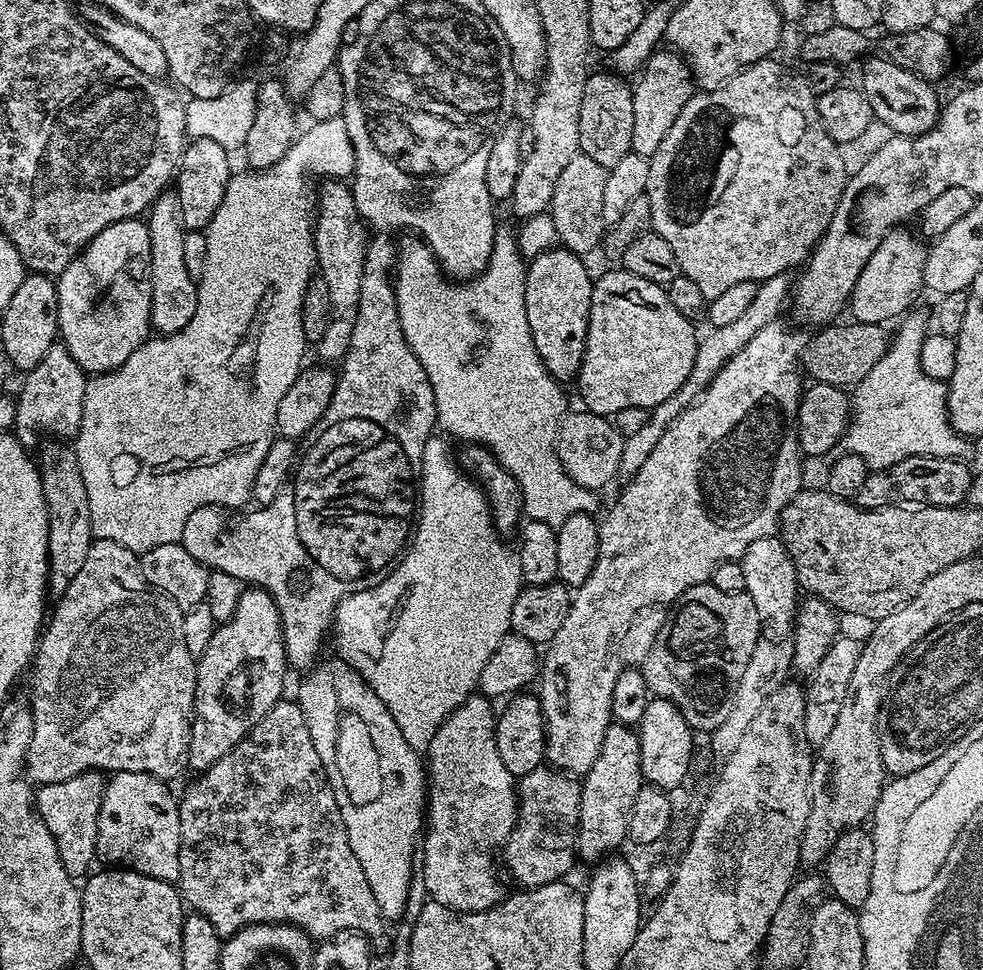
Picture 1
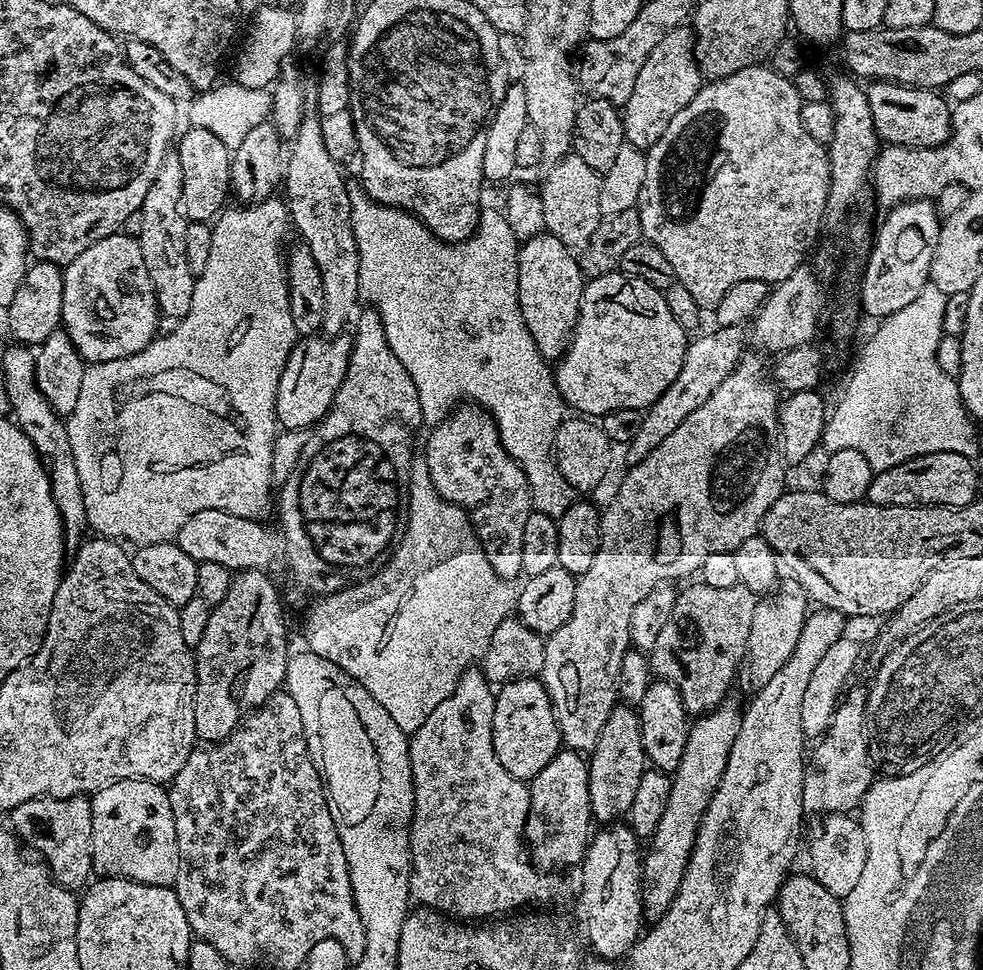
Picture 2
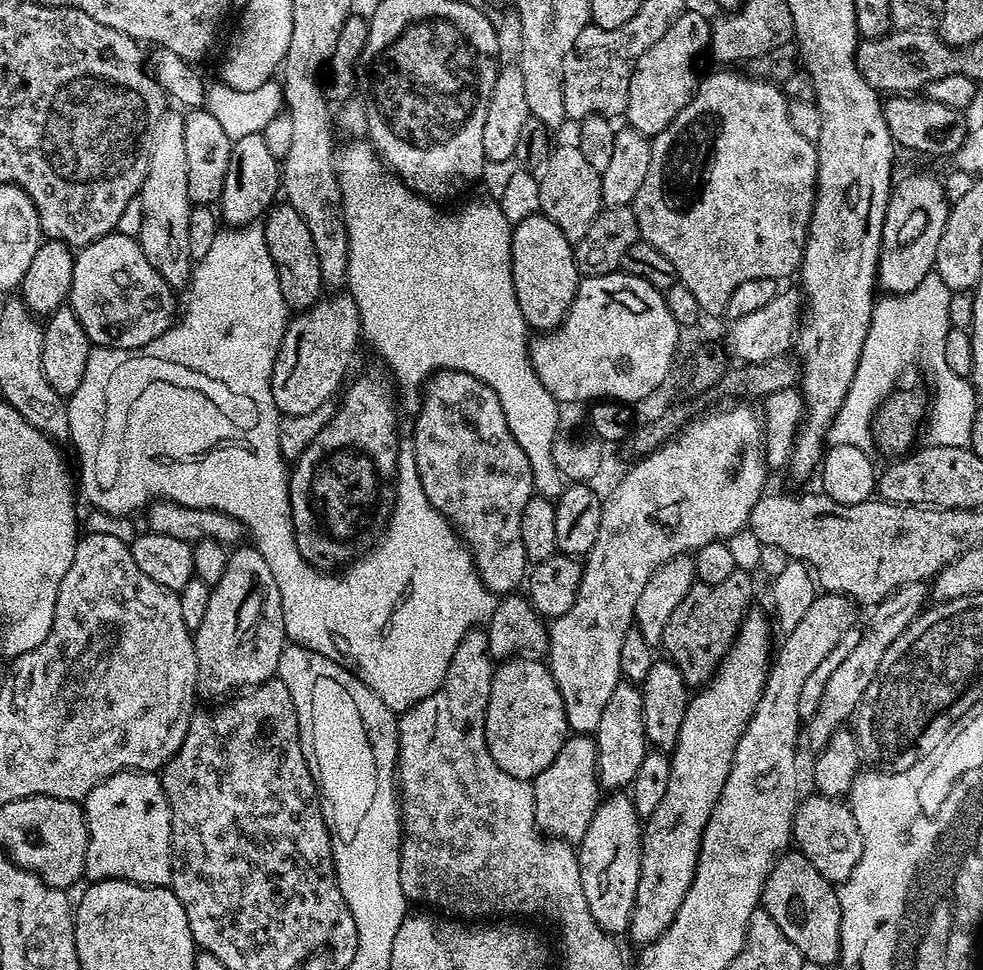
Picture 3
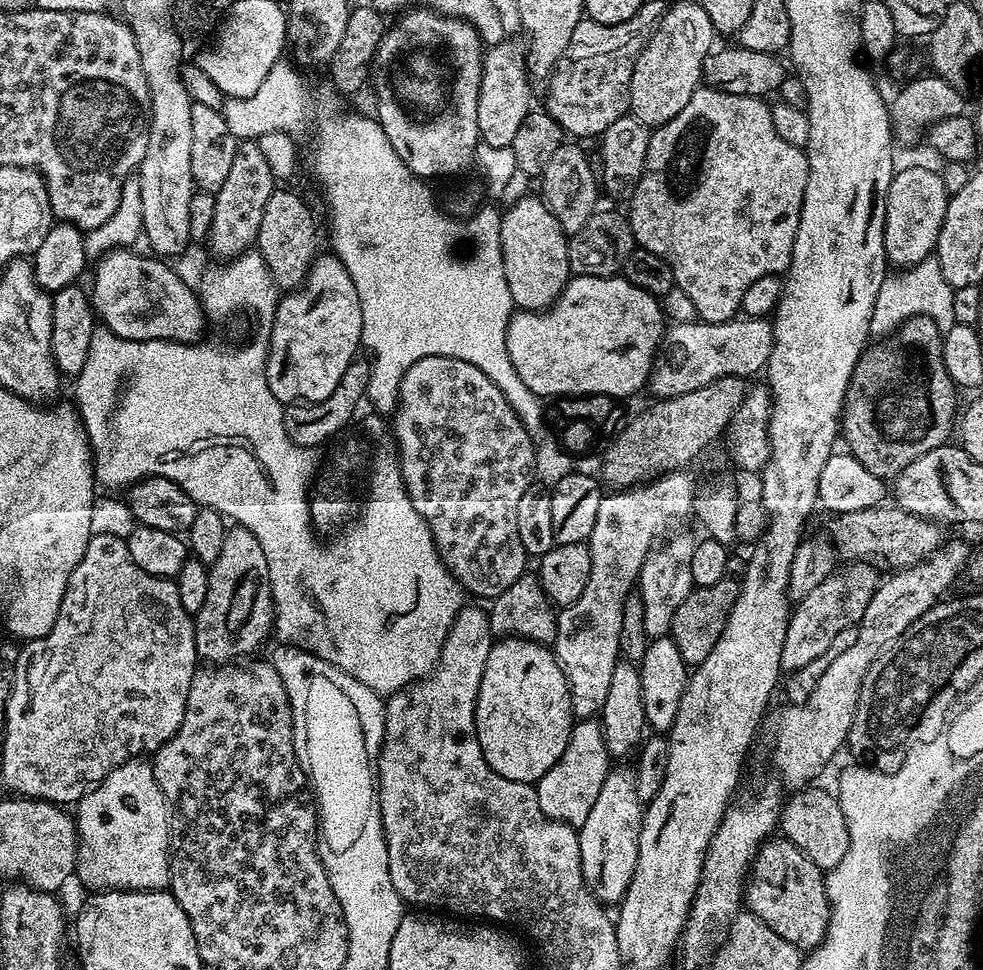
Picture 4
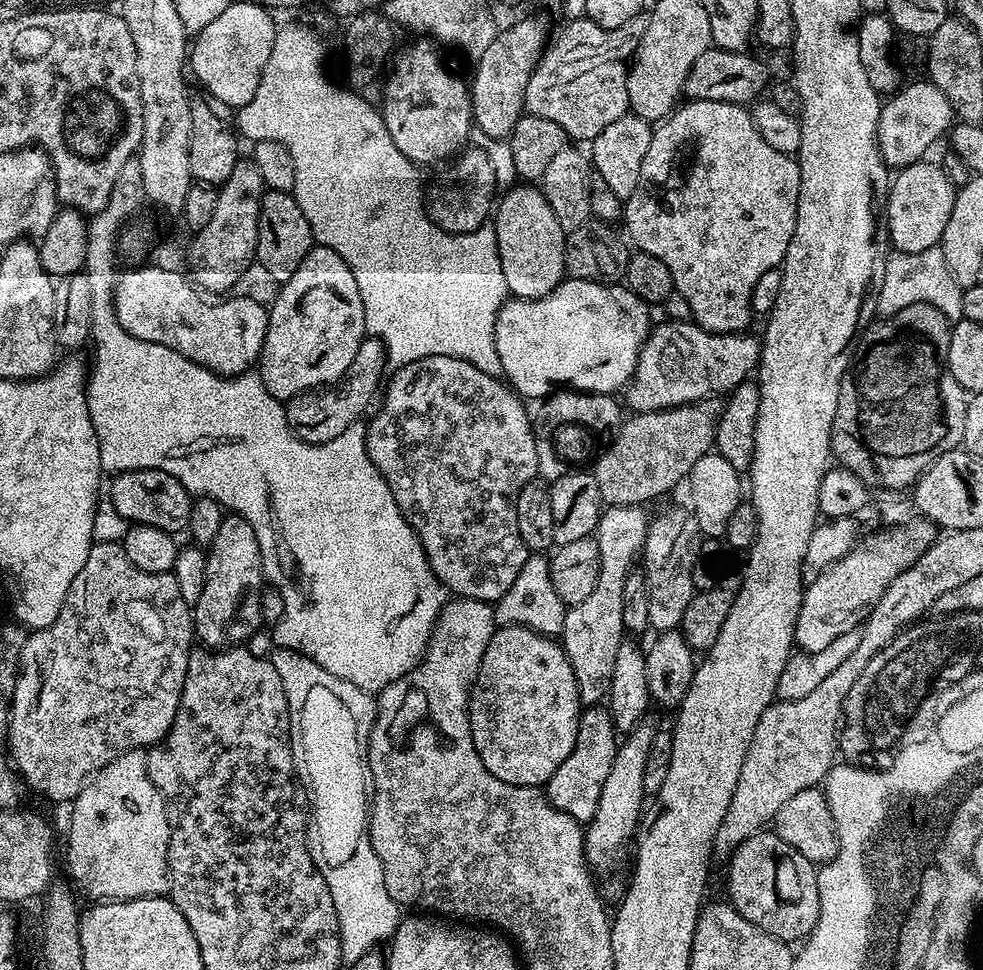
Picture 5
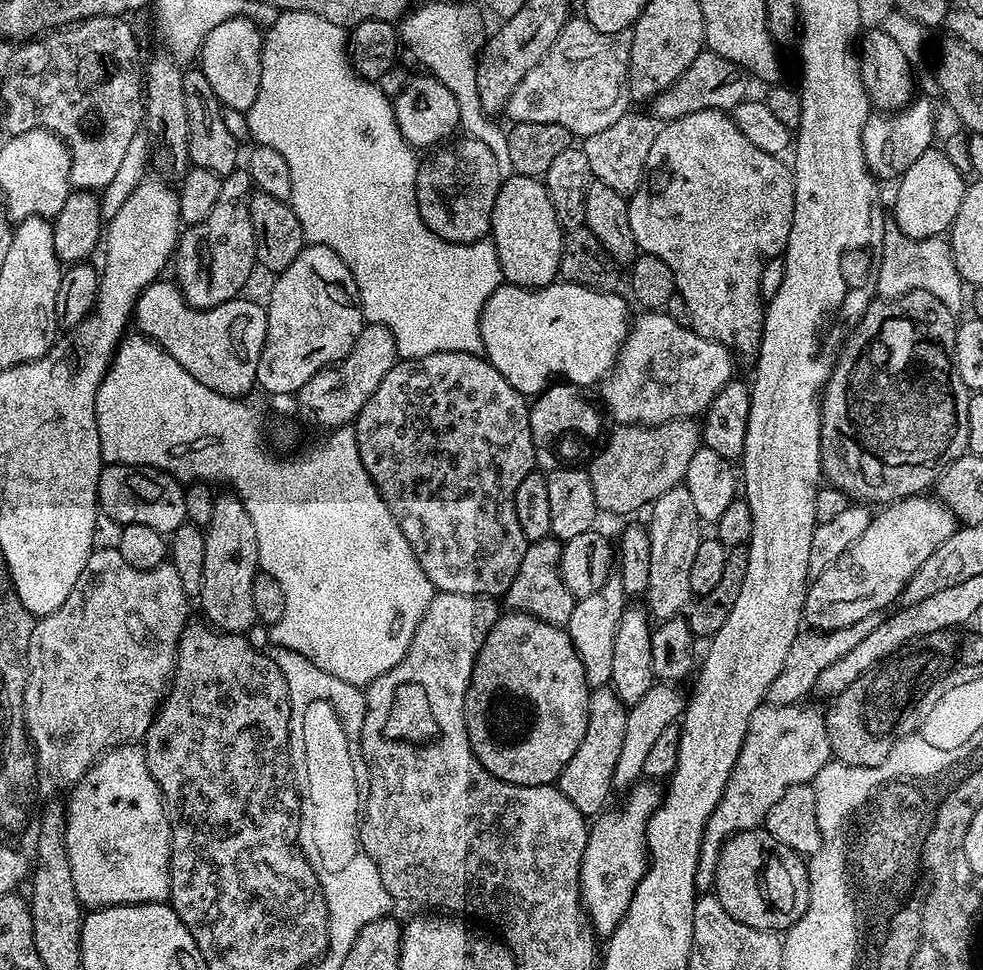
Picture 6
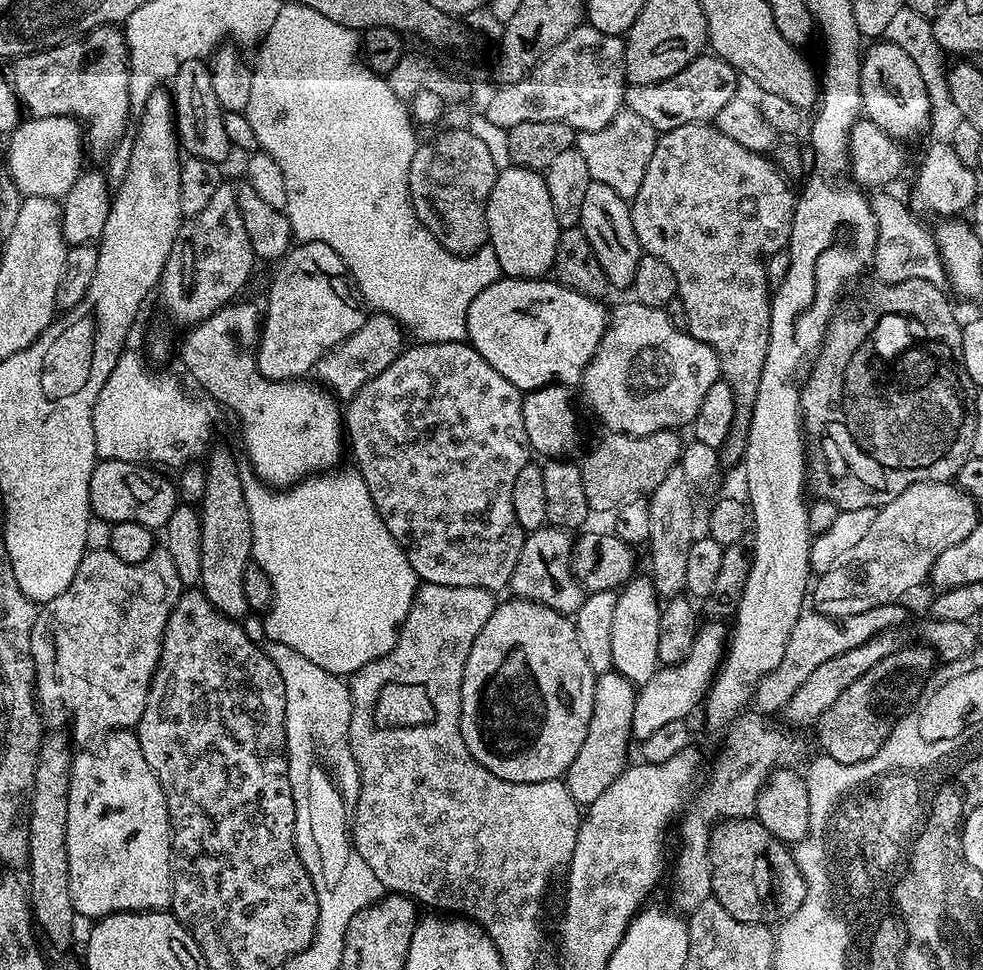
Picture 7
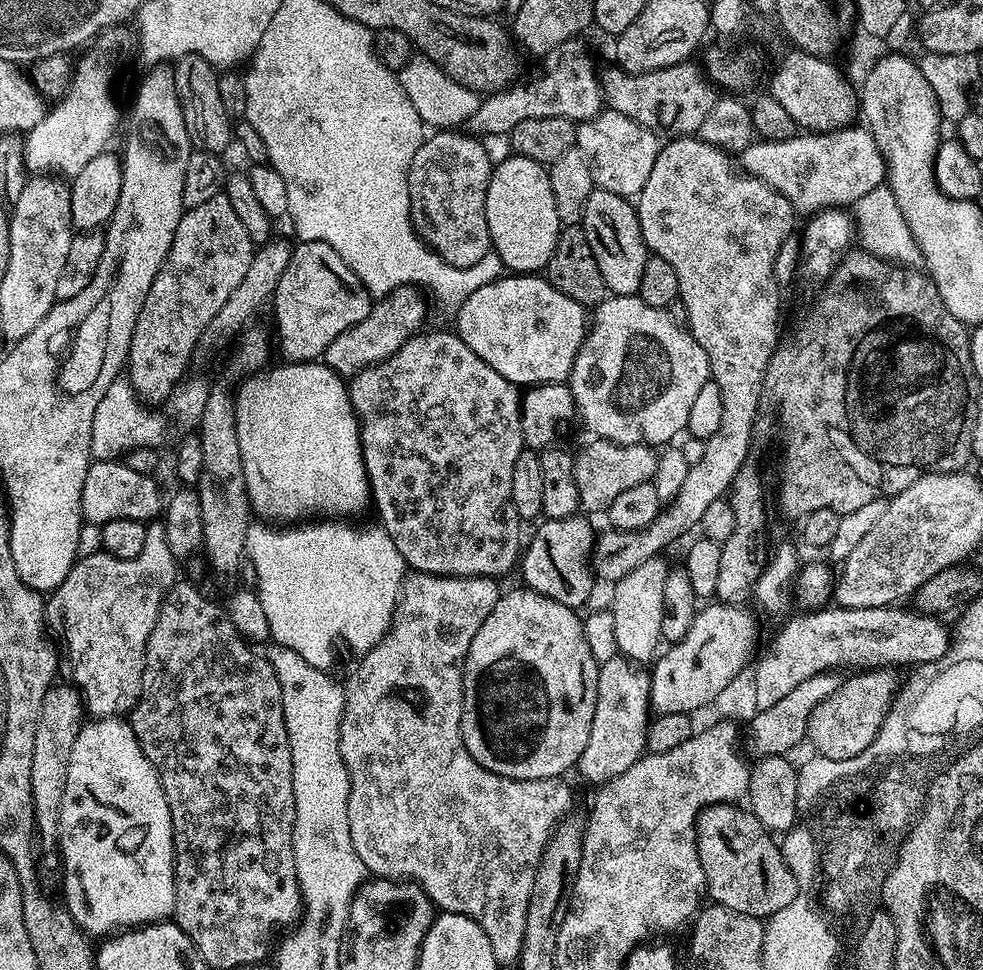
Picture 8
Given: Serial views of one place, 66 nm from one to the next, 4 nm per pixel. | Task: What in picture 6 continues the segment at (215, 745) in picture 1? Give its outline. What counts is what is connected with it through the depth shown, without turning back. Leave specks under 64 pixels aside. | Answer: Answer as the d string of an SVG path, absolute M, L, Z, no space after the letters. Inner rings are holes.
M235 494L217 495L214 502L214 512L210 514L210 522L203 529L204 541L206 542L206 562L202 562L202 586L200 587L200 594L198 603L200 608L204 611L203 619L207 621L211 627L215 628L217 632L234 632L237 634L247 633L248 629L253 624L257 623L258 616L256 616L256 572L258 576L258 569L260 568L260 559L258 558L258 534L254 534L254 522L250 522L250 514L242 506L242 502Z

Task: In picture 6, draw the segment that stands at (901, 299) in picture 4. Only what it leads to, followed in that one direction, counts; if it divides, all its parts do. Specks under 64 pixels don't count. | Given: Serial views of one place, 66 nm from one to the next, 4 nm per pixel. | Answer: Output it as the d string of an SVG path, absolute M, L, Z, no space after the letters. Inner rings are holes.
M888 226L884 229L882 258L876 279L876 291L884 300L897 300L899 296L914 290L926 290L934 294L954 314L966 304L965 281L961 280L952 257L952 245L944 236L931 236L925 240L915 240L902 234L899 228Z

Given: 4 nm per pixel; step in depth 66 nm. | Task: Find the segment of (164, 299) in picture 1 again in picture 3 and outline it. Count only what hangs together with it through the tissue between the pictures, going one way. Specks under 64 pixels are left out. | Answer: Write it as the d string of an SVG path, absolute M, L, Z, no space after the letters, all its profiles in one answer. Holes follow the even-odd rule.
M169 111L160 125L156 127L156 135L150 150L150 166L140 187L138 208L140 204L140 232L138 239L140 249L146 254L150 266L162 274L162 278L174 290L180 290L191 281L194 261L190 254L190 214L194 207L188 199L188 179L186 178L186 142L184 141L184 116Z

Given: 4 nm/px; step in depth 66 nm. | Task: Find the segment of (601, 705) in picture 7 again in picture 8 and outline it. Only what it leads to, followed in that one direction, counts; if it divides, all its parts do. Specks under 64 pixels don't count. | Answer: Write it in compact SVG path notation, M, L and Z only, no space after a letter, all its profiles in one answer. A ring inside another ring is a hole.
M619 654L600 665L594 722L590 722L590 738L586 738L586 750L582 750L578 765L578 773L588 784L609 784L618 774L626 774L626 770L645 755L650 719L650 676L640 668L643 667Z

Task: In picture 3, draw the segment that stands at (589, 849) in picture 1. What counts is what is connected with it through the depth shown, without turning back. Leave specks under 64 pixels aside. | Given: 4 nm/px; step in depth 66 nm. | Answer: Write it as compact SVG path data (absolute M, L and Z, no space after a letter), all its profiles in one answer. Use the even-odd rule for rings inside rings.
M621 682L610 694L606 706L602 706L602 718L594 733L598 766L596 777L600 779L601 789L624 790L634 782L634 774L638 774L638 766L642 766L642 758L650 750L644 725L642 710L642 691L631 682Z

